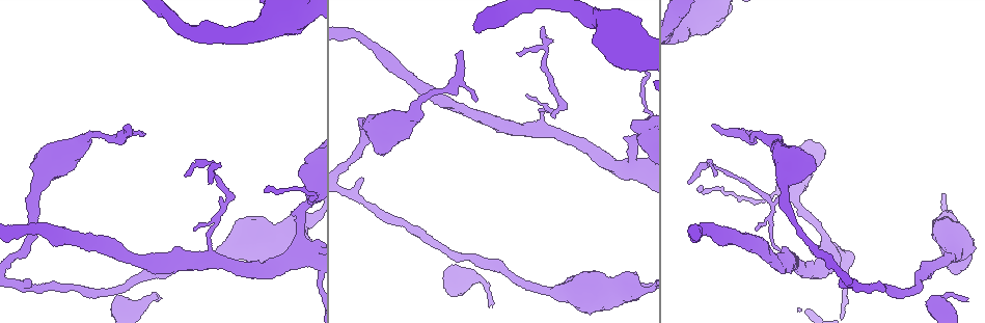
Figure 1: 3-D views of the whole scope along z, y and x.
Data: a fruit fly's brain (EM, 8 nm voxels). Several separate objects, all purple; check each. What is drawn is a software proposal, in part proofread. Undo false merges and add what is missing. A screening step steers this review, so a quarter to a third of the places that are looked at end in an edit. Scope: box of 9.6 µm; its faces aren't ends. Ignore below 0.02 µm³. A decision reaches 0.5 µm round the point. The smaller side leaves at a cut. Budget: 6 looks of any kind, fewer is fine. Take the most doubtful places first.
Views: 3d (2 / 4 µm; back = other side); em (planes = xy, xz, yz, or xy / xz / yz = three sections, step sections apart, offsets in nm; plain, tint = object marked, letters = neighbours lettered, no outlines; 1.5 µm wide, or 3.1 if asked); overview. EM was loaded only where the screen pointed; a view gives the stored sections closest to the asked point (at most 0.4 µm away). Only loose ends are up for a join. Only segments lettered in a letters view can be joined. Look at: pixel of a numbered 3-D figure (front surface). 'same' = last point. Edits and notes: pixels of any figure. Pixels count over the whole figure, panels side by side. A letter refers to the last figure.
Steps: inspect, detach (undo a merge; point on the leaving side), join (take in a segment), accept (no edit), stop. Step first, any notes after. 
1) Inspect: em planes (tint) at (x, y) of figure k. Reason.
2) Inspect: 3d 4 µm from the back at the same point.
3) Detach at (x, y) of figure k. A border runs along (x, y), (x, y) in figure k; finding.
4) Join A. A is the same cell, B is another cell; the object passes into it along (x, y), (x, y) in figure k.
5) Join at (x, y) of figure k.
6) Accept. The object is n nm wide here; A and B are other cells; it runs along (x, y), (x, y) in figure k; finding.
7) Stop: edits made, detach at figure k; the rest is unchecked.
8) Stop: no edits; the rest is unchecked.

Inspect: em planes (letters) at (966, 299) of figure 1. Branch stops here.

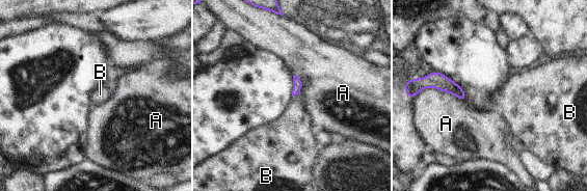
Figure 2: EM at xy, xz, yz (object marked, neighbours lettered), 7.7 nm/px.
Join at (294, 127) of figure 2. B is the same cell, A is another cell; the object passes into it along (297, 84), (295, 94), (294, 127) in figure 2; the cell continues.

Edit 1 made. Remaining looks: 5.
Inspect: overview.

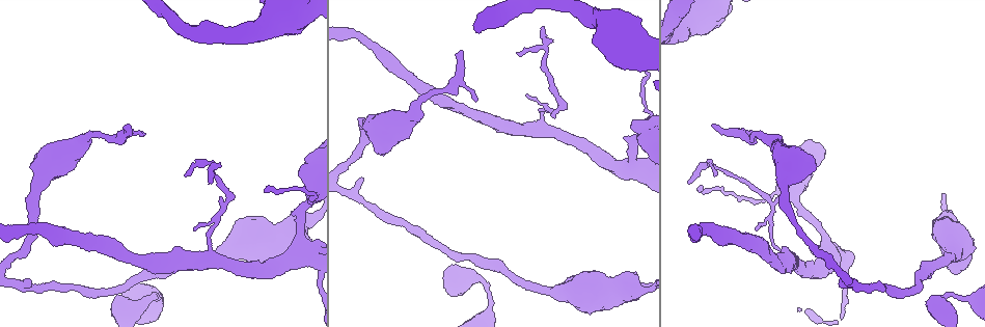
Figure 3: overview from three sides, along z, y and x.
Inspect: 3d 4 µm at (638, 298) of figure 3. Stops while still wide.

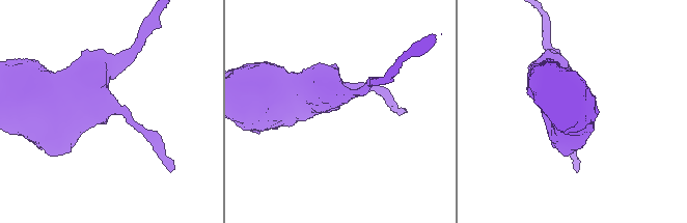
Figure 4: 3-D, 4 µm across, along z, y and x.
Inspect: em xz step 4 (tint) at (101, 122) of figure 4. Shape alone is not enough.

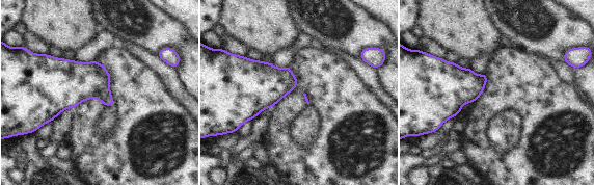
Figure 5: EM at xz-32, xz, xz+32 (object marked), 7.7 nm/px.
Inspect: em planes (letters) at the same point.

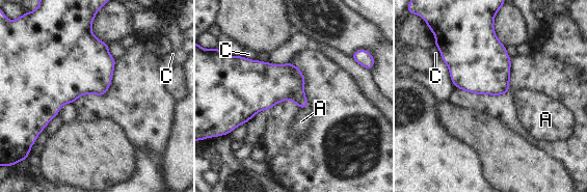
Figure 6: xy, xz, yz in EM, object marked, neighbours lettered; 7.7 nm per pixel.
Join at (301, 121) of figure 6. A is the same cell, C is another cell; the cell continues.

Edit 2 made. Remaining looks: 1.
Stop: edits made, join at figure 2, join at figure 6; the rest is unchecked.

